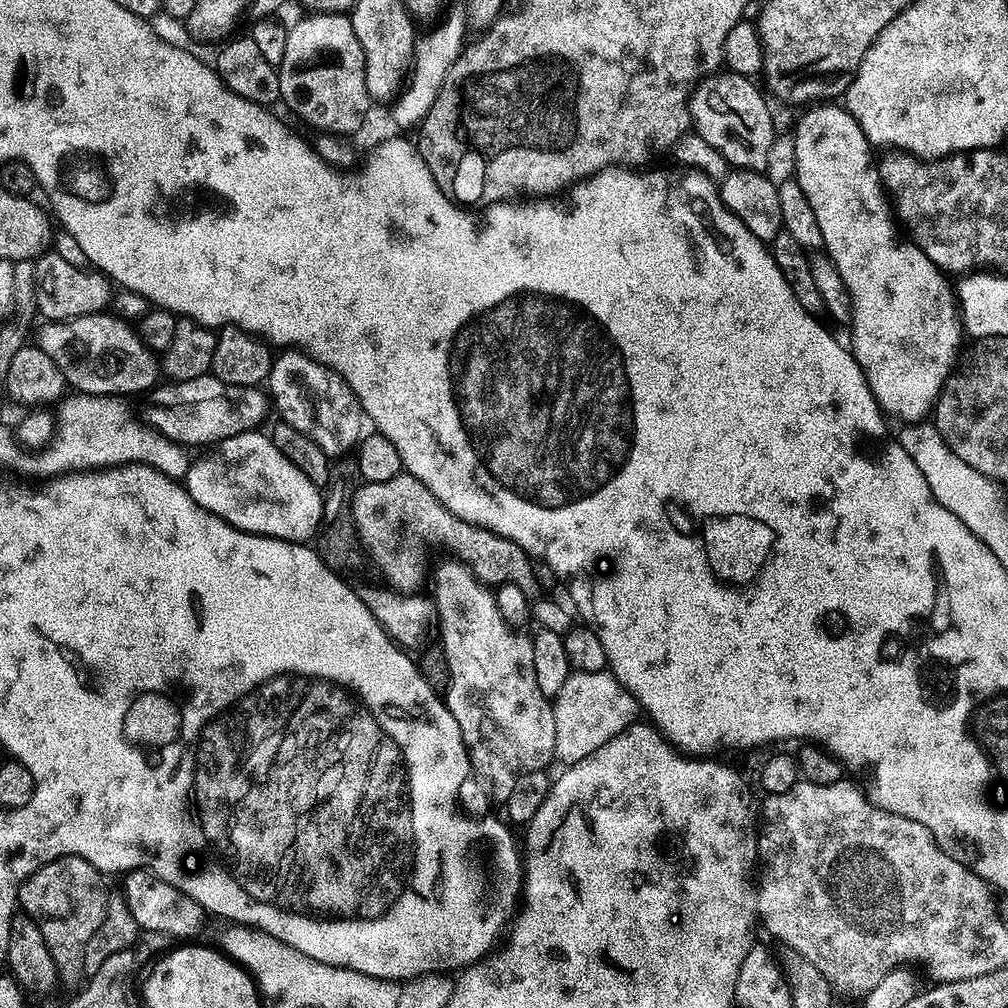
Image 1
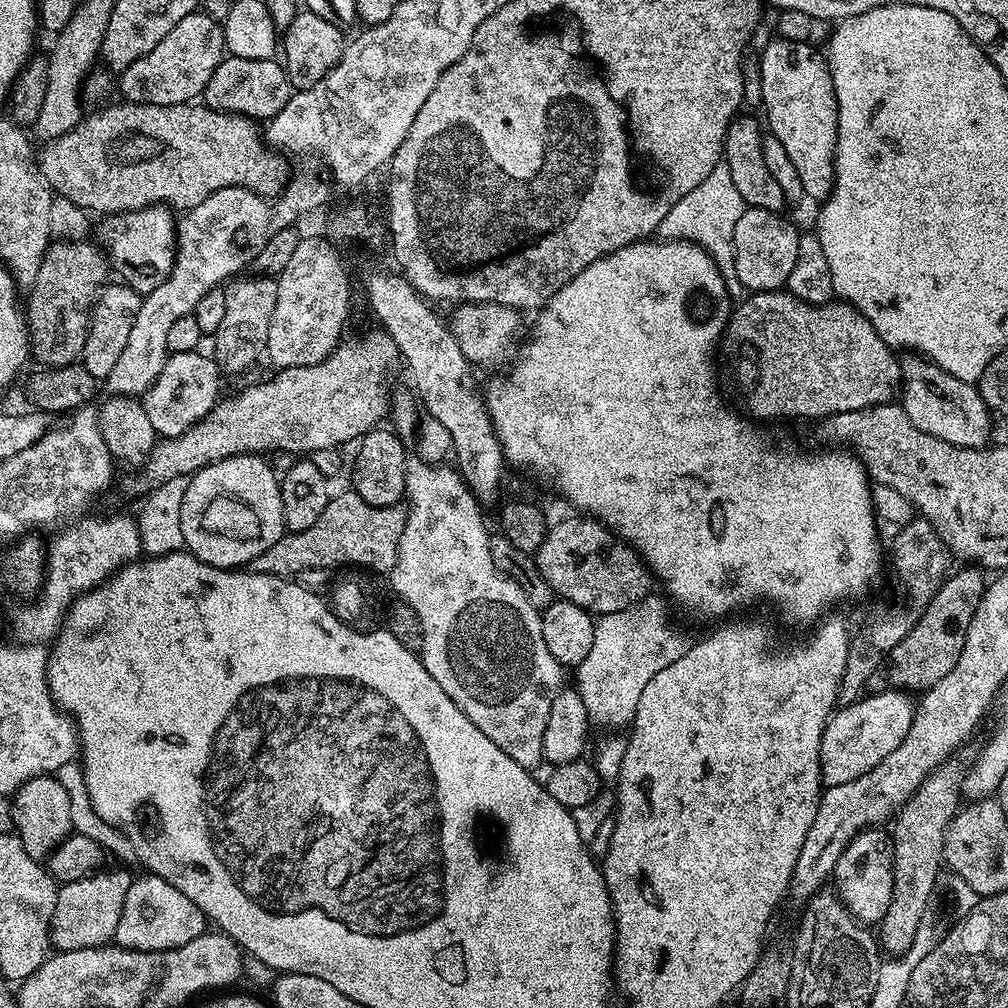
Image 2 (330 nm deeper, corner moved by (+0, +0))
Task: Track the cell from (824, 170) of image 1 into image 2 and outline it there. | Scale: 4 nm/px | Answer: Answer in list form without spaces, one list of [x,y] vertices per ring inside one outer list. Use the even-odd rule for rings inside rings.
[[[772,38],[758,59],[758,65],[767,131],[777,136],[782,146],[786,146],[790,162],[794,162],[802,177],[805,197],[809,201],[823,202],[836,179],[838,106],[825,53],[815,52],[812,46],[808,42]]]

